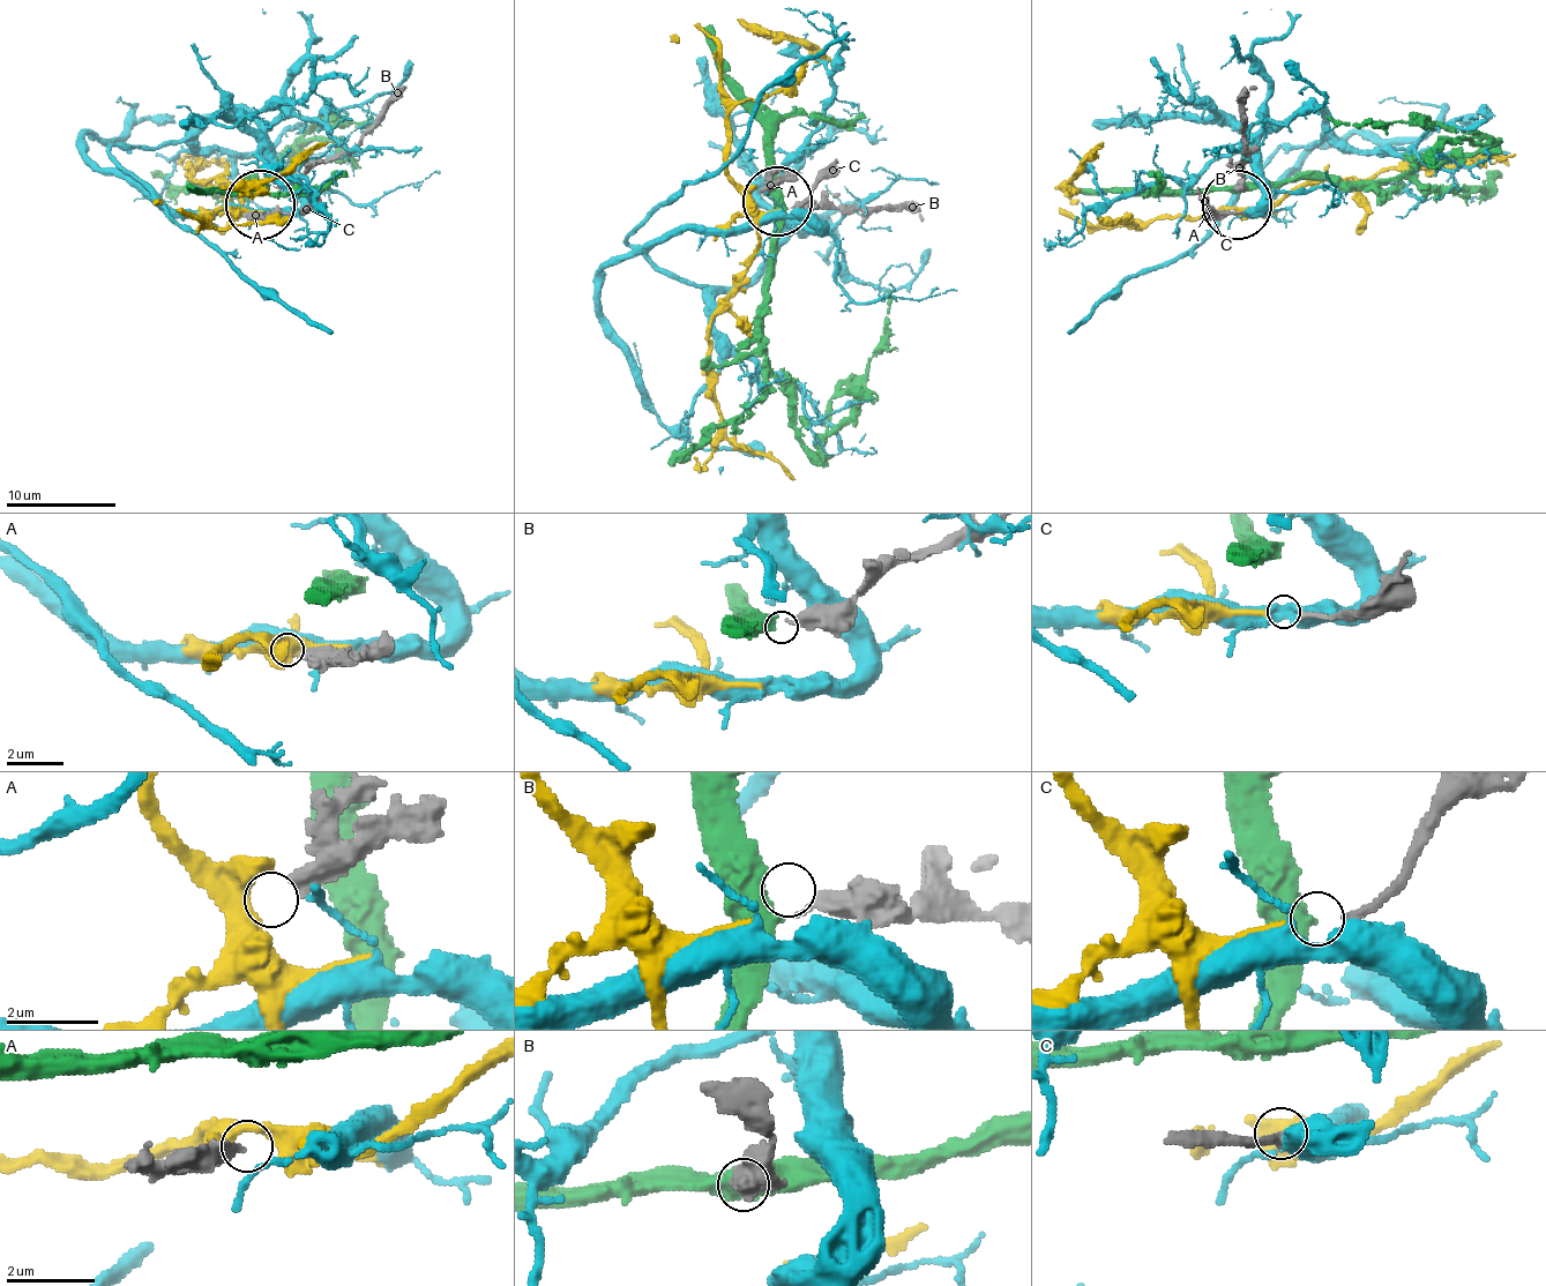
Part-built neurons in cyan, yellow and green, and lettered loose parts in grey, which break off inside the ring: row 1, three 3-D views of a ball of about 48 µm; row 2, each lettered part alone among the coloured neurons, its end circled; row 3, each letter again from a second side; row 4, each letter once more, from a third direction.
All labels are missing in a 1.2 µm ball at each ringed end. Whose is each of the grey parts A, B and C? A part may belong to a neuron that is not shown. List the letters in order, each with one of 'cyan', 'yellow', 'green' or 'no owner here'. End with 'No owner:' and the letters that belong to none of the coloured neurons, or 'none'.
A: no owner here
B: green
C: yellow
No owner: A

